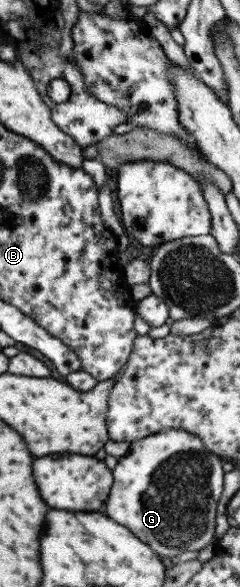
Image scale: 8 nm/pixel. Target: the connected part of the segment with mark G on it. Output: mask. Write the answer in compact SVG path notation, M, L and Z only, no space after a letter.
M168 428L142 440L135 440L112 472L114 484L106 502L106 514L114 522L134 532L154 553L168 562L184 552L199 551L213 542L218 500L224 486L223 462L214 452L206 450L198 436L182 428Z

